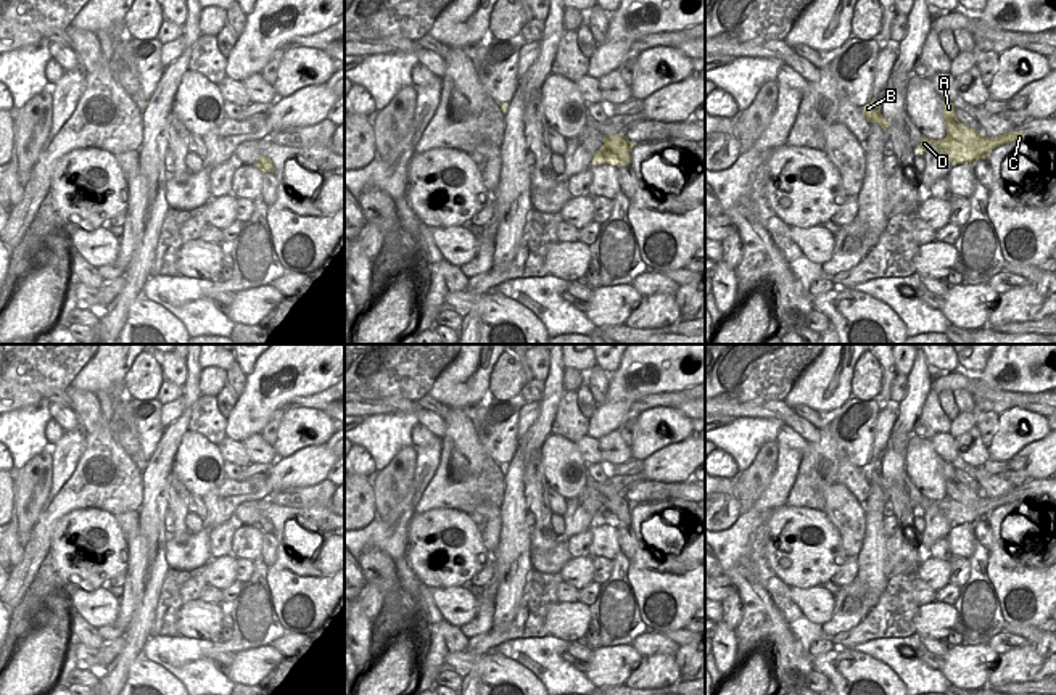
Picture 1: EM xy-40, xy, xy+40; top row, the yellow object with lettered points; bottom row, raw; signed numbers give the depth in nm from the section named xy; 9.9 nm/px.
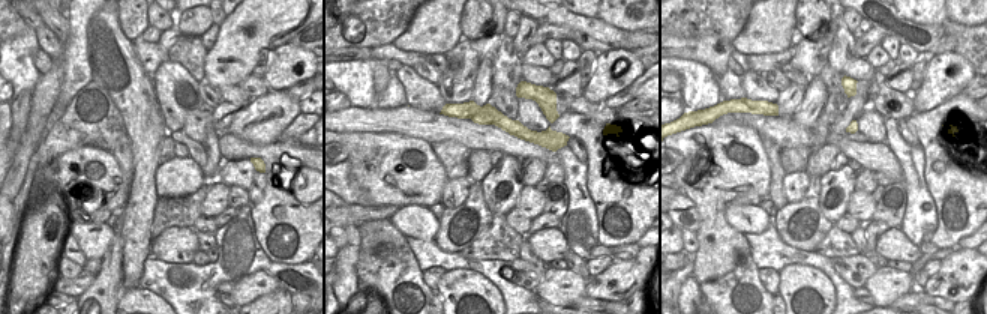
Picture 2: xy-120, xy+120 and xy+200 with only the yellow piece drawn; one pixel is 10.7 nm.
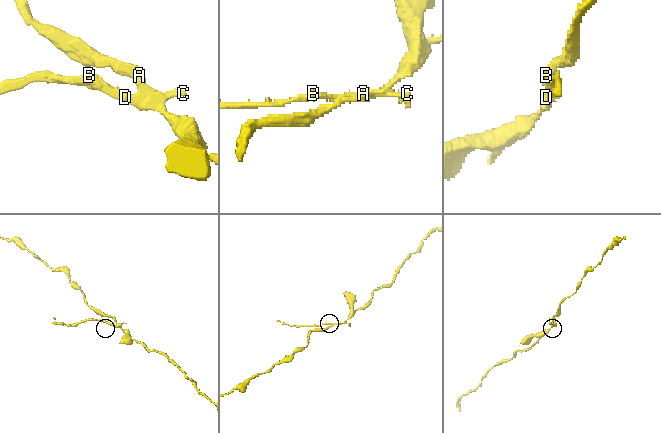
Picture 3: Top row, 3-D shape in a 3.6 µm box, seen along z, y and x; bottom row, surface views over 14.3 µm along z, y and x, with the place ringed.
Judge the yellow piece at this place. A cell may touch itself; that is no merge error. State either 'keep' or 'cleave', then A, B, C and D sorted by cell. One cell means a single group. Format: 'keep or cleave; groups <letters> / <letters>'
cleave; groups A / B C D

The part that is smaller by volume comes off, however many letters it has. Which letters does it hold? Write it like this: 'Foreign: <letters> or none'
Foreign: B, C, D

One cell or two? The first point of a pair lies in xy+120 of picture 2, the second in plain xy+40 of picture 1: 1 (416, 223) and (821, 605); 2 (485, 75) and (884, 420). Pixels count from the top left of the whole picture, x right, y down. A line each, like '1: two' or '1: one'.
1: one
2: one

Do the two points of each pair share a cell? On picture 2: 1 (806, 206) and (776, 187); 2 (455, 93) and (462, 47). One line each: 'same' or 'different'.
1: different
2: same

